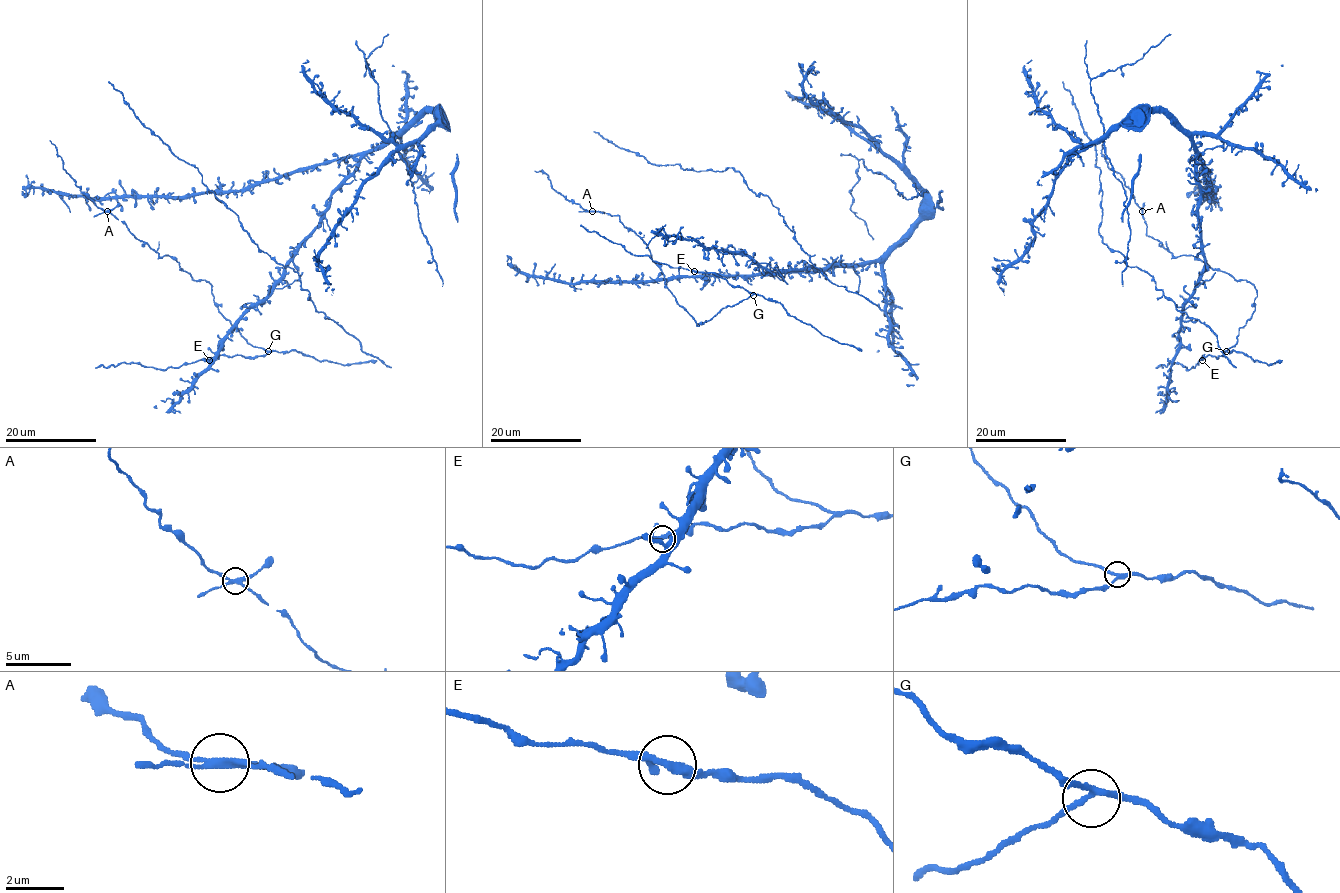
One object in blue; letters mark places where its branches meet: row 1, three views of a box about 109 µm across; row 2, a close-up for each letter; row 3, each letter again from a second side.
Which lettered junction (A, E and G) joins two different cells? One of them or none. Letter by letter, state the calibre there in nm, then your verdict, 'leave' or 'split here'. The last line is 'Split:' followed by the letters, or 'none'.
A: 260 nm thick; split here
E: 260 nm thick; leave
G: 200 nm thick; leave
Split: A

